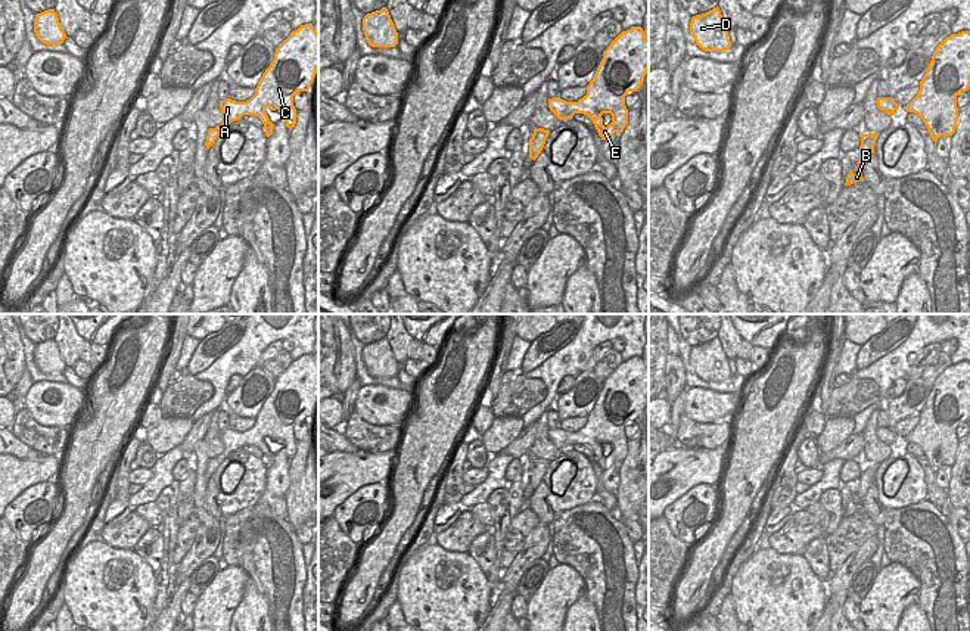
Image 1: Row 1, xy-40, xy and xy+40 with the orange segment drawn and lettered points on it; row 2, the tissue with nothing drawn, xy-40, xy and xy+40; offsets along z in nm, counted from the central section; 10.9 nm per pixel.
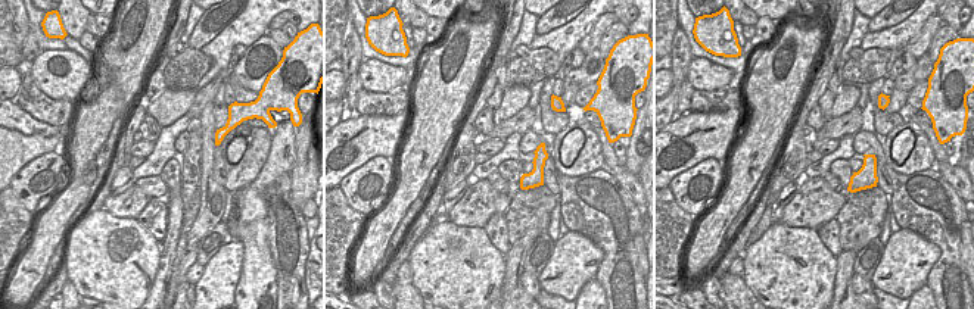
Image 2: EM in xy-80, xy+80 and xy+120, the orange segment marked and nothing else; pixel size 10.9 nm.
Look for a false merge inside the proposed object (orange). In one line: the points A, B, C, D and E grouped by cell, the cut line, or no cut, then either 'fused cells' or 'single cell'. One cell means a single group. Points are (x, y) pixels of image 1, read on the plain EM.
A B C D E | no cut | single cell

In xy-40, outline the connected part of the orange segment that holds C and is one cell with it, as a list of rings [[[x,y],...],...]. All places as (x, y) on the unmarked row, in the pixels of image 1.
[[[313,354],[301,355],[276,379],[274,389],[262,404],[255,425],[246,432],[231,429],[220,430],[224,451],[215,459],[209,459],[206,466],[206,479],[228,457],[230,453],[243,445],[255,445],[264,454],[265,466],[273,464],[274,454],[270,451],[265,439],[282,439],[287,459],[296,454],[296,439],[293,426],[299,422],[308,422],[318,401],[318,363]]]

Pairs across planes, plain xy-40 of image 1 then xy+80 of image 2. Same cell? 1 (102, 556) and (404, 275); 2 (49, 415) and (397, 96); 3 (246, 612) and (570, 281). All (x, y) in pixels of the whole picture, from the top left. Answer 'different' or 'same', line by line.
1: different
2: different
3: different

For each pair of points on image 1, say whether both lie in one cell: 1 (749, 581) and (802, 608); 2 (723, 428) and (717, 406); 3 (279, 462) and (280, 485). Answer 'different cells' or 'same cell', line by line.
1: same cell
2: different cells
3: same cell

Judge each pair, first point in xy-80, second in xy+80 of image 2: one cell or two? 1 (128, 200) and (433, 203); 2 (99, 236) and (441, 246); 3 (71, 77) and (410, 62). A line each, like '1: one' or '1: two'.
1: two
2: one
3: two

